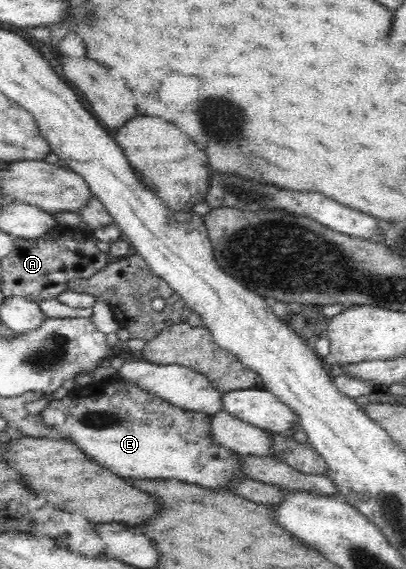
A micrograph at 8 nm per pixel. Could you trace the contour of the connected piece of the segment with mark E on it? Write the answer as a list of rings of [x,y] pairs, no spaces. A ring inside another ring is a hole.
[[[118,375],[70,389],[61,400],[50,401],[38,415],[53,437],[76,443],[86,457],[122,479],[174,479],[206,489],[227,489],[226,484],[232,478],[241,476],[237,453],[218,445],[210,437],[210,417],[207,414],[182,410]]]

